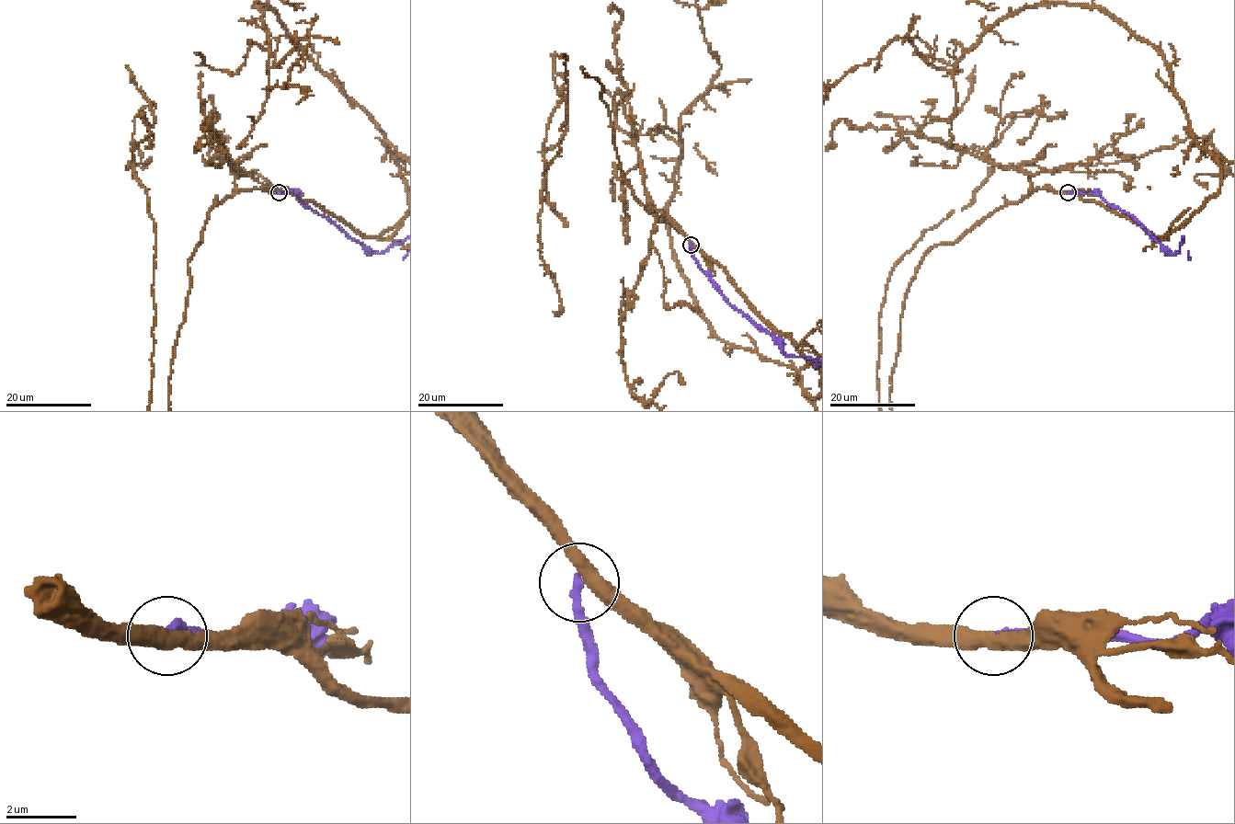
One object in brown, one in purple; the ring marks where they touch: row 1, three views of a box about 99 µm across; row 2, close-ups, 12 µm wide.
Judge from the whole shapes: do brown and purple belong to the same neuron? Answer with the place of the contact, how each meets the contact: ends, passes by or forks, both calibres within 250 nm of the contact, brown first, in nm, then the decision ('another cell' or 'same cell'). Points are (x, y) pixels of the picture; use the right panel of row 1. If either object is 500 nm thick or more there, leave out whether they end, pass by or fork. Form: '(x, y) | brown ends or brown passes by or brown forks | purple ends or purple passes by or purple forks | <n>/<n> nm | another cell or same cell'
(1068, 192) | brown passes by | purple ends | 400/220 nm | another cell

